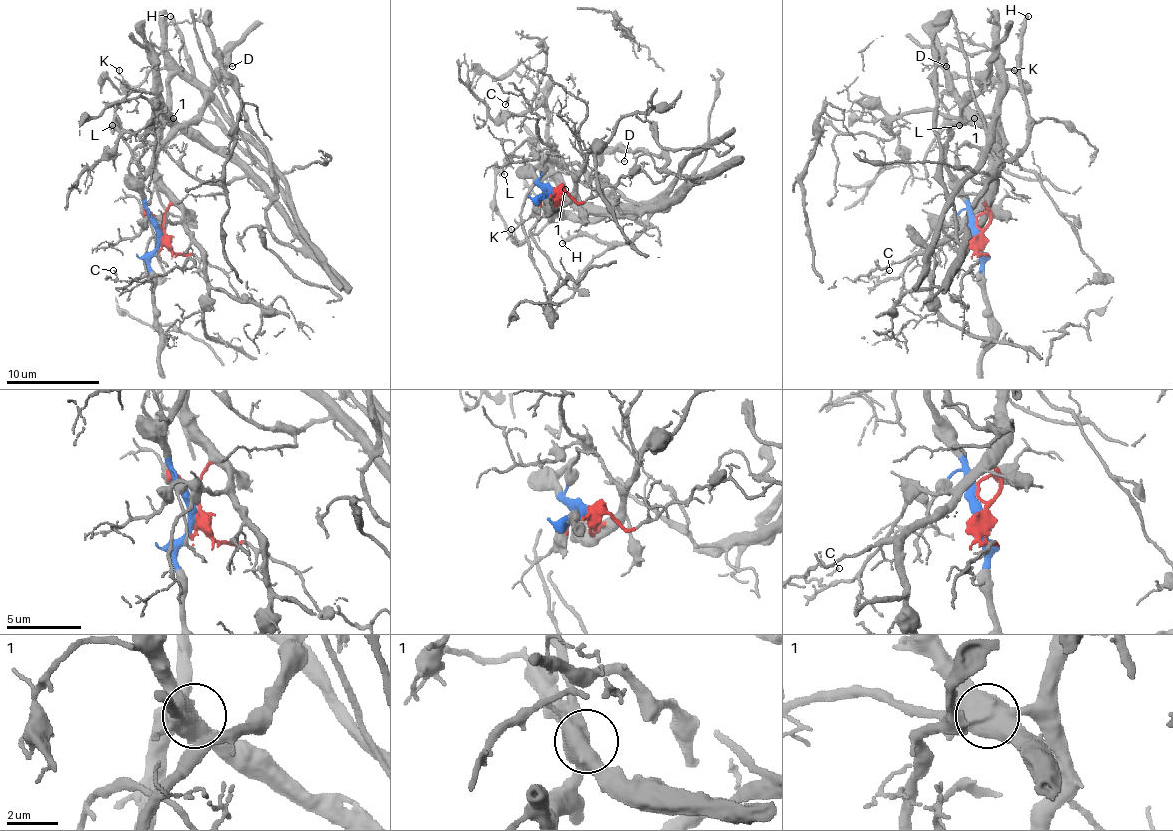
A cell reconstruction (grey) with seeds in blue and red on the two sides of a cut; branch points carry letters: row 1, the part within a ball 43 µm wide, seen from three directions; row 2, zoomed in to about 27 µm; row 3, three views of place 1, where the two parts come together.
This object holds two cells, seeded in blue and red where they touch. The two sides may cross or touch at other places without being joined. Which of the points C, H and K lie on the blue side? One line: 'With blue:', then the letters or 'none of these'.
With blue: H

